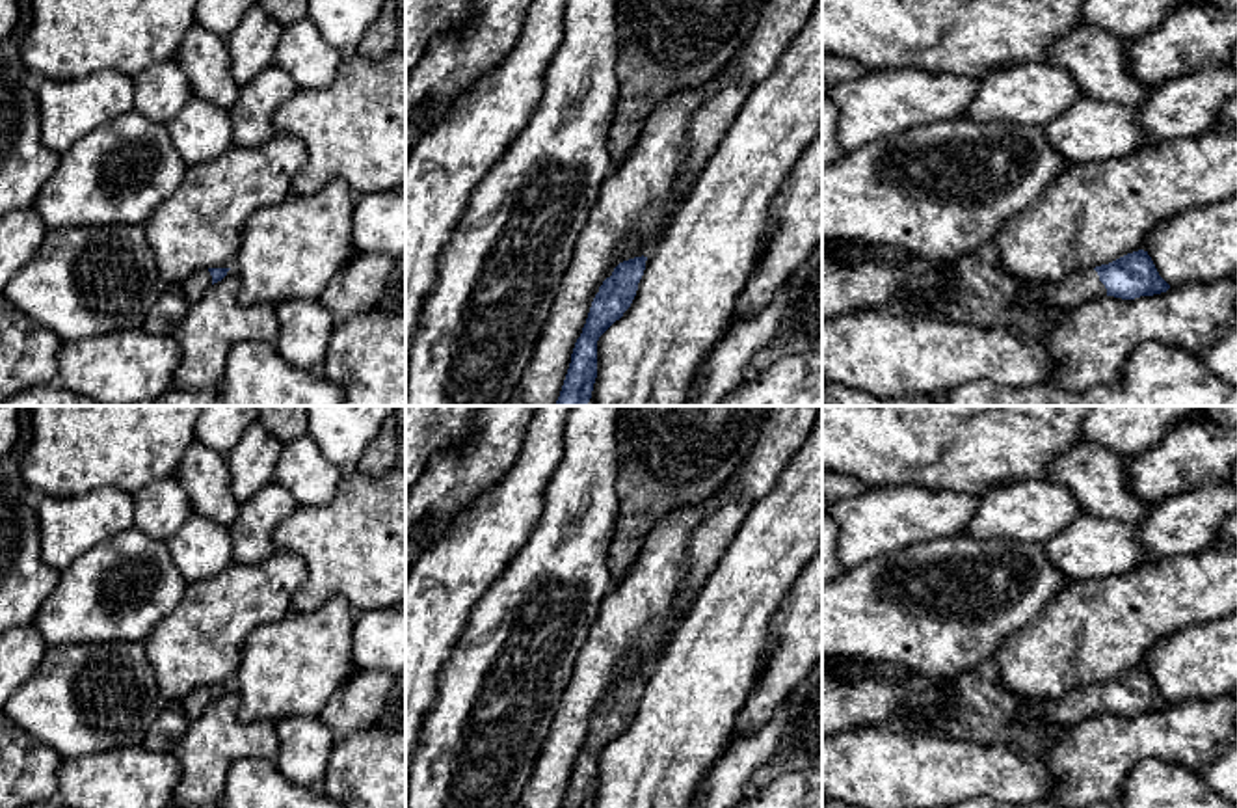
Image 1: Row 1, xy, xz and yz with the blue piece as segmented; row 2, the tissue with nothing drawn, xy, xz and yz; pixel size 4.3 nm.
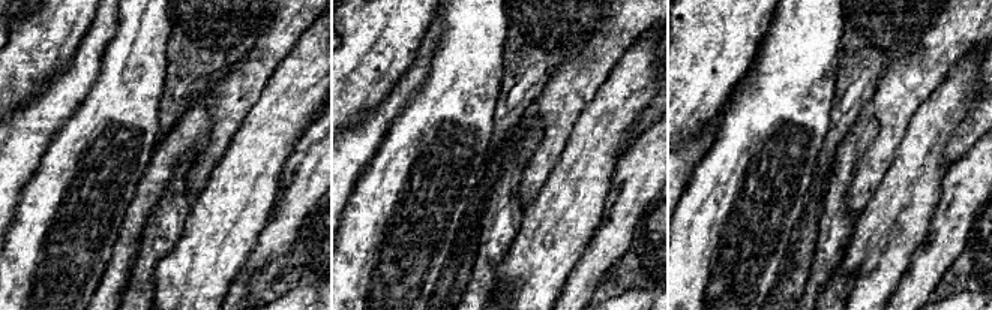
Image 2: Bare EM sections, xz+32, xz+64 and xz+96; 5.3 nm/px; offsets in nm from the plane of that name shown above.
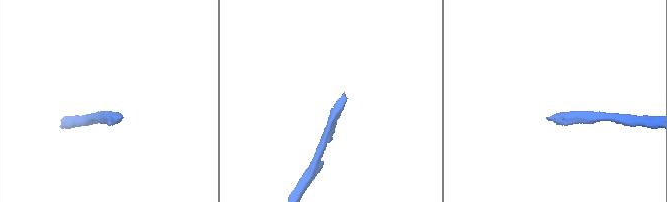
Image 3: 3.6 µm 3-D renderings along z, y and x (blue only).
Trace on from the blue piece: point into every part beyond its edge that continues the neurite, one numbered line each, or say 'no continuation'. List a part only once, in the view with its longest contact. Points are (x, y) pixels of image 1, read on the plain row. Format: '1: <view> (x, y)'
1: yz (1074, 706)

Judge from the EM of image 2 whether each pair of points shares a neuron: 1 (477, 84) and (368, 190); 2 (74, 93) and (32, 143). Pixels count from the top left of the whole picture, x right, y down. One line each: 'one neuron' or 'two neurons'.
1: one neuron
2: one neuron

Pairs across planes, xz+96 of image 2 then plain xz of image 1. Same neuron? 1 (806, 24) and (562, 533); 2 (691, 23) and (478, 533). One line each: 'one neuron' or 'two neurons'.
1: one neuron
2: two neurons

